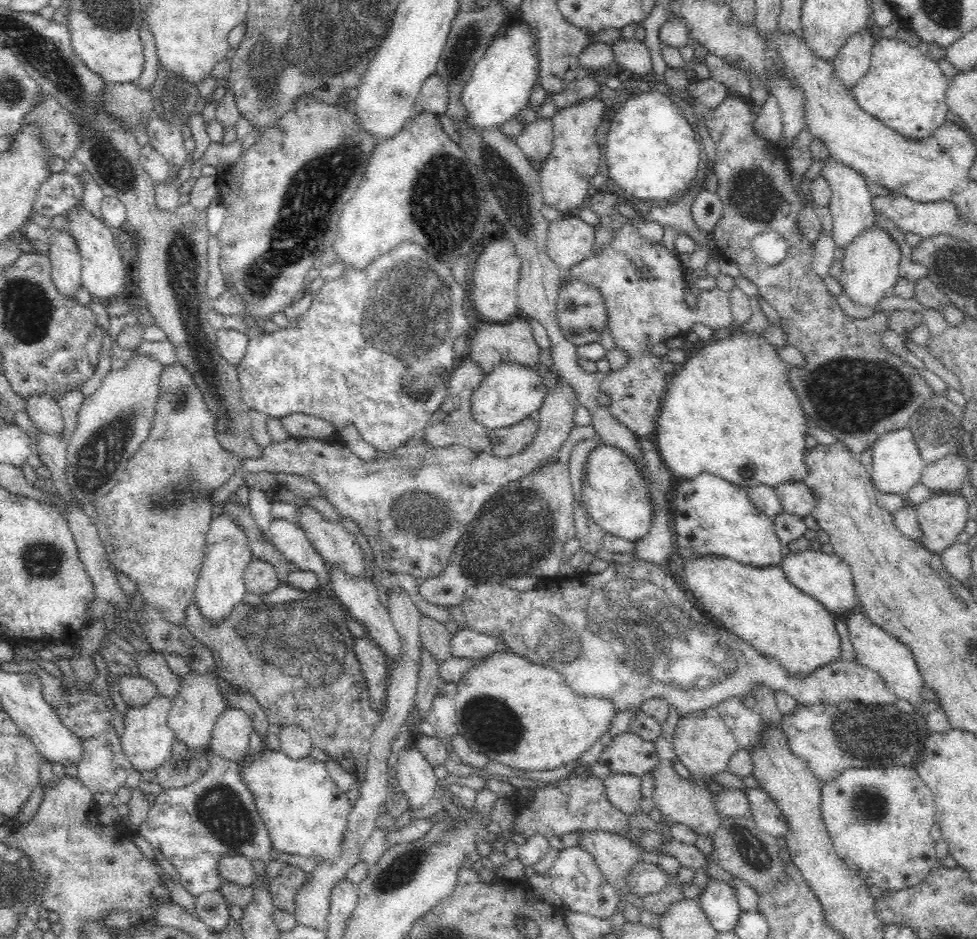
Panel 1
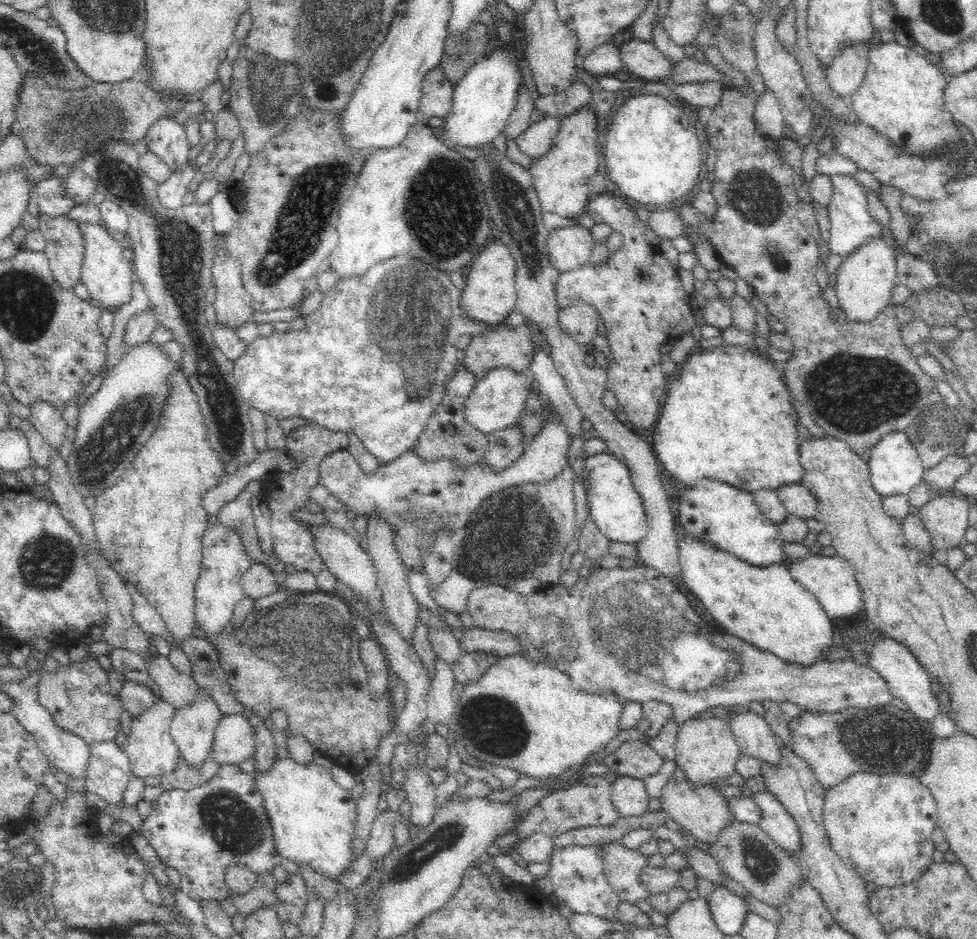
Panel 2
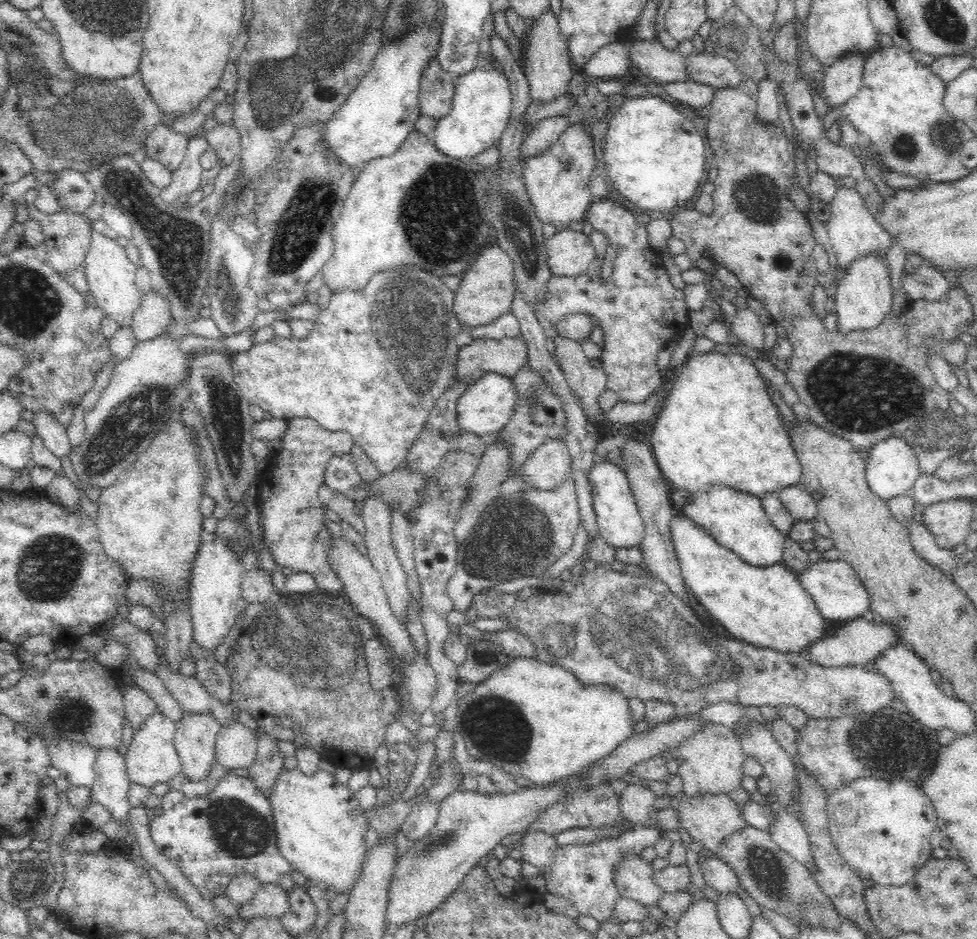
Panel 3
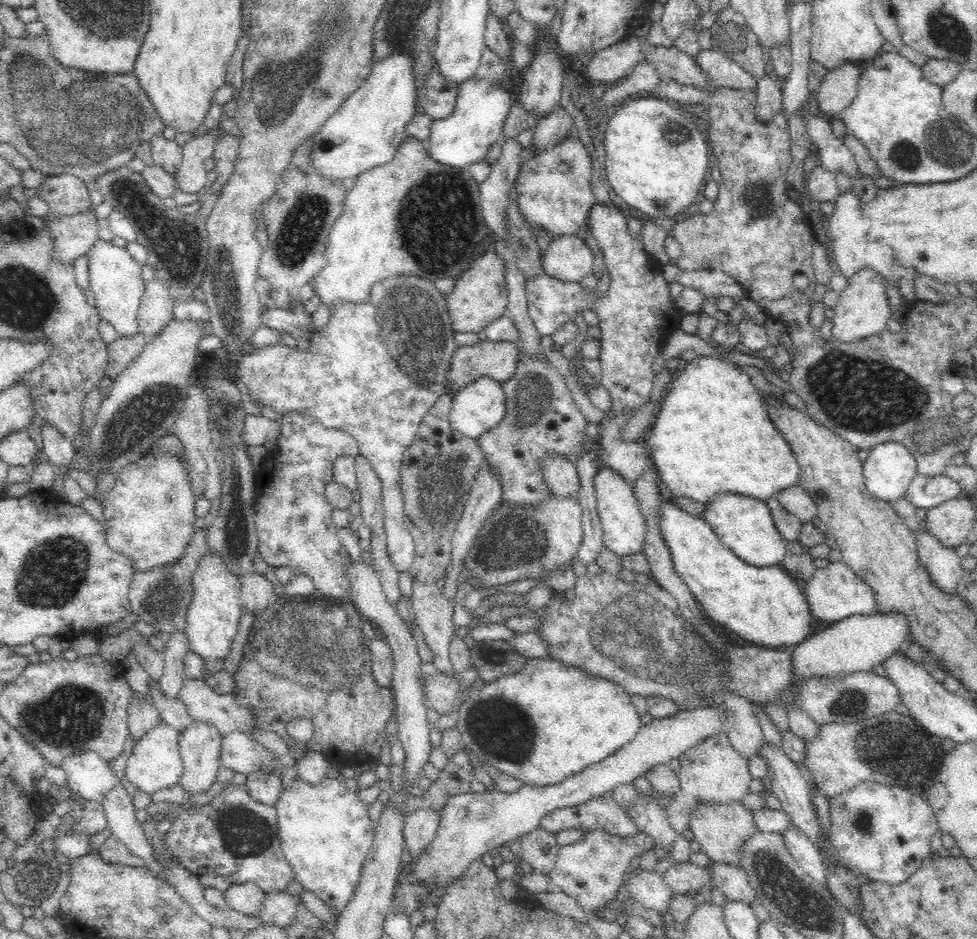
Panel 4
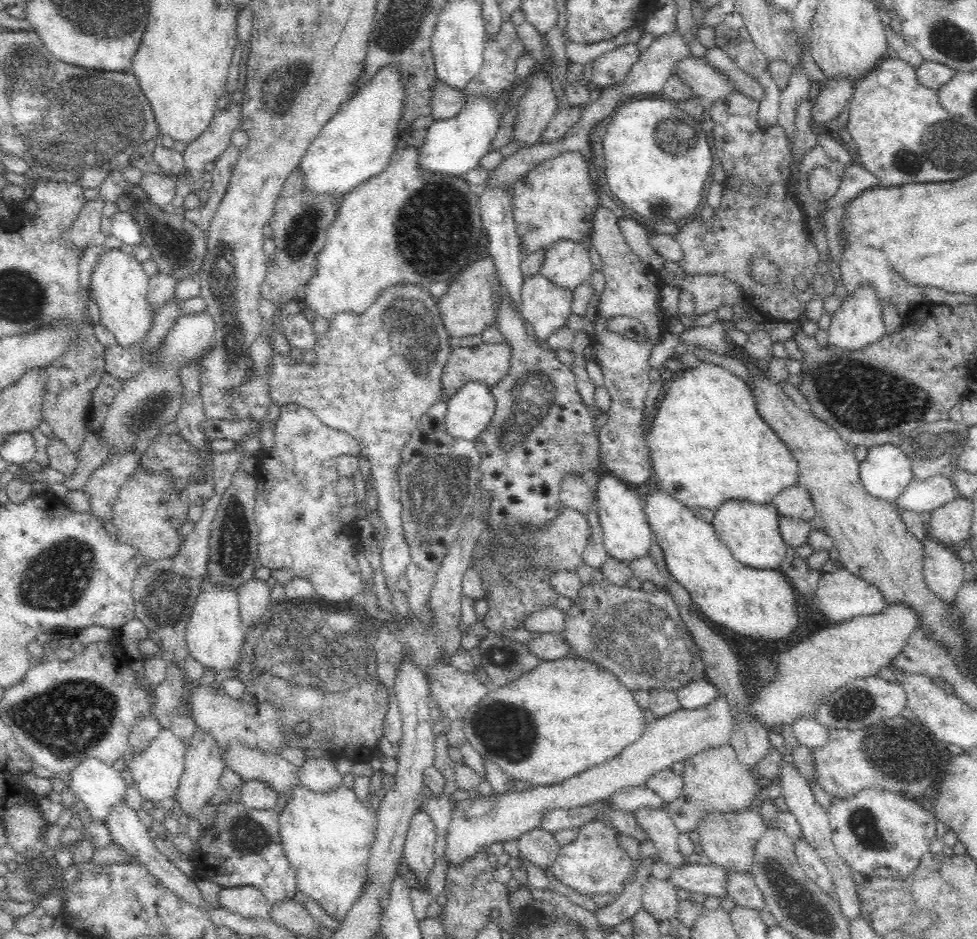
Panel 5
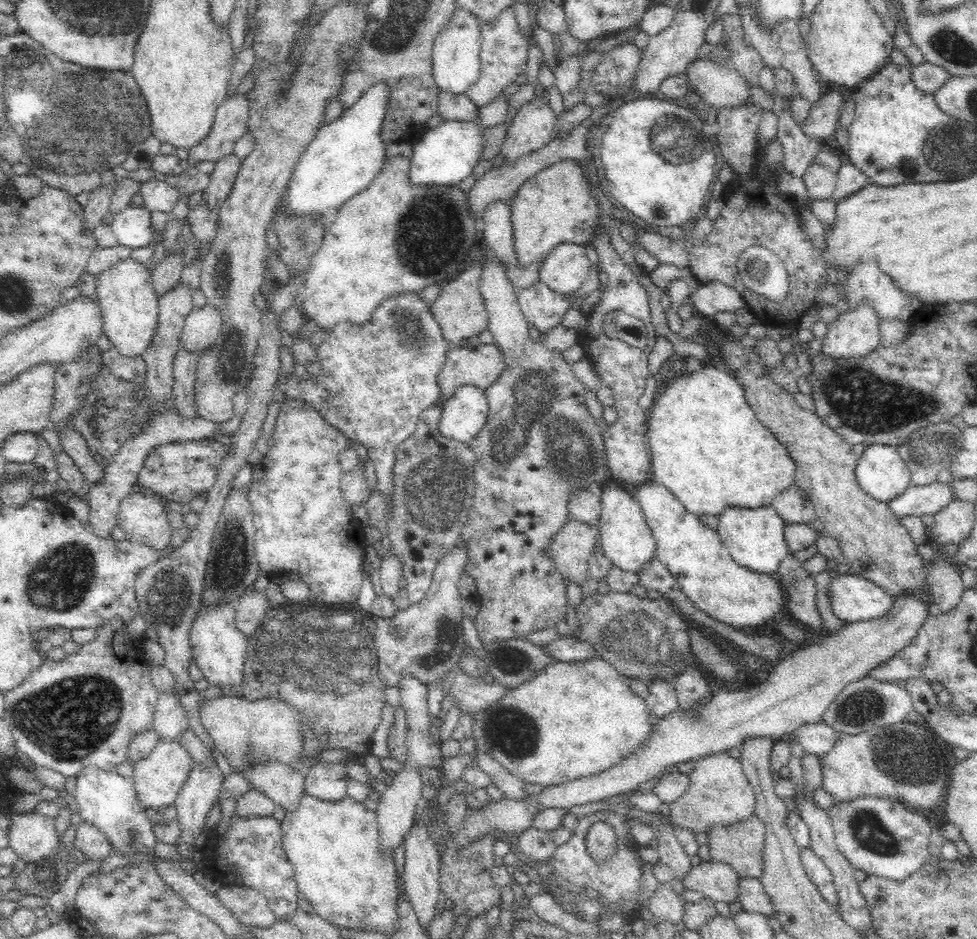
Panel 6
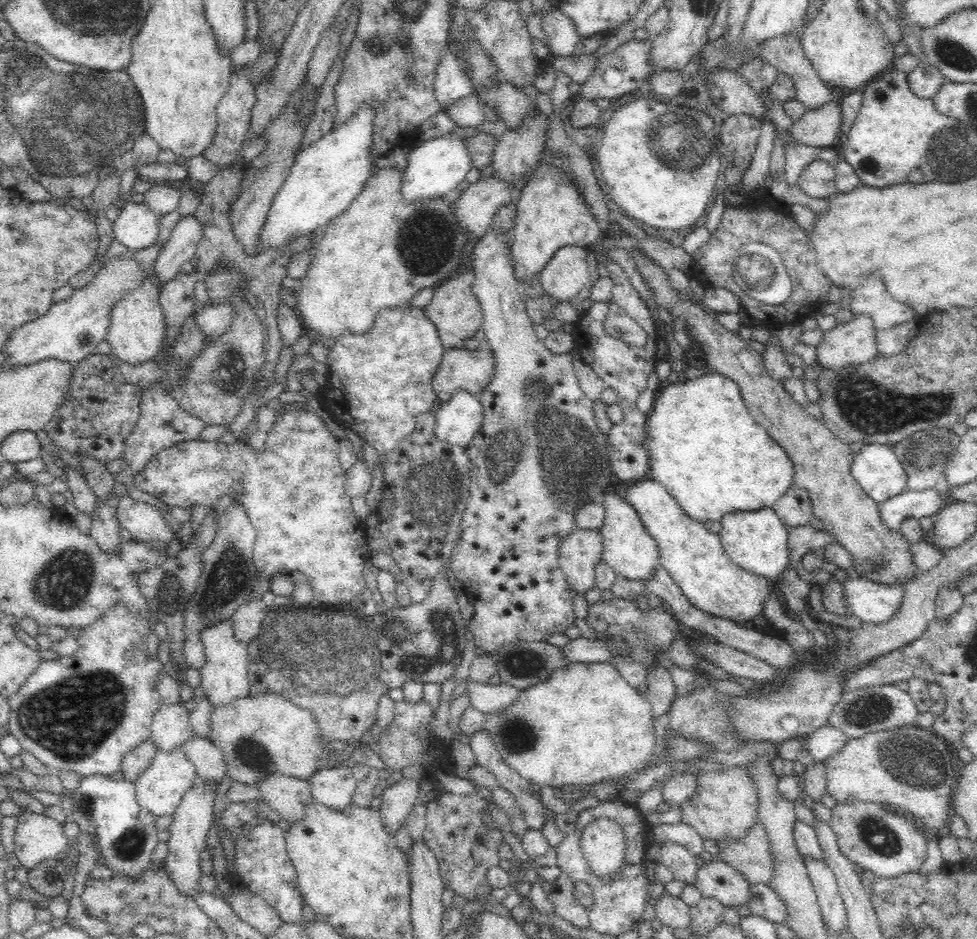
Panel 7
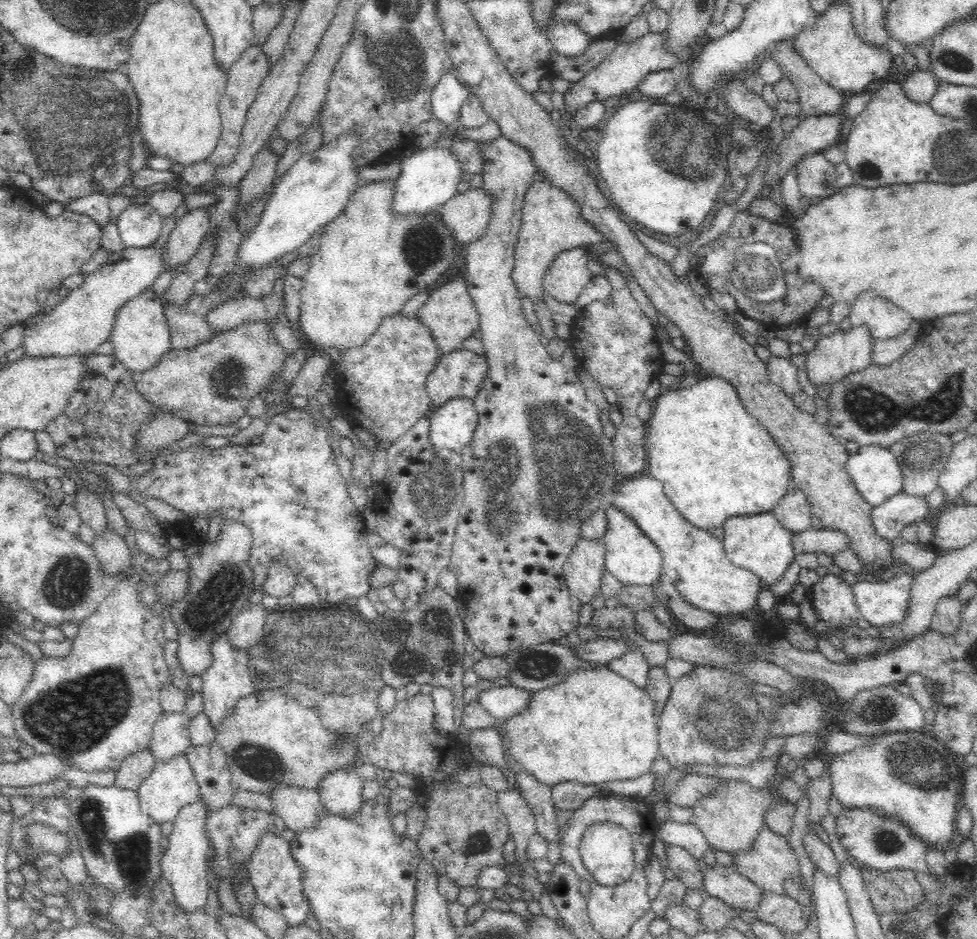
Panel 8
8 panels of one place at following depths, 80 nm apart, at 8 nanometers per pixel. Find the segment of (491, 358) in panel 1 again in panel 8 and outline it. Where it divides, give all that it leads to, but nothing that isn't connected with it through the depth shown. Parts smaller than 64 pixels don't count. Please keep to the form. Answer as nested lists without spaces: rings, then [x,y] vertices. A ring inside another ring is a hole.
[[[462,348],[443,354],[425,384],[431,404],[437,408],[459,396],[474,398],[487,373],[485,355]]]

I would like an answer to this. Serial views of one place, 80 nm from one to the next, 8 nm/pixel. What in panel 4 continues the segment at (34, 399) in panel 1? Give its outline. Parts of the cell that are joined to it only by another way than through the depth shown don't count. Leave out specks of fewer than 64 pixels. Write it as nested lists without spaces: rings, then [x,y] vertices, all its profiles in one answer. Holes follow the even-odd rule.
[[[45,422],[41,428],[41,435],[44,441],[43,452],[47,460],[55,467],[60,466],[62,470],[72,468],[76,451],[71,441],[49,422]]]

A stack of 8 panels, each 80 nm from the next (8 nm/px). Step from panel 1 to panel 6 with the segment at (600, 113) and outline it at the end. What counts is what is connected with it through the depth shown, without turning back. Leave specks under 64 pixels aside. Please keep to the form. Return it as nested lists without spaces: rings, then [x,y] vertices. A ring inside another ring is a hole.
[[[566,158],[528,178],[510,200],[514,233],[514,251],[522,266],[540,263],[560,244],[590,244],[597,234],[600,212],[590,184],[576,160]]]

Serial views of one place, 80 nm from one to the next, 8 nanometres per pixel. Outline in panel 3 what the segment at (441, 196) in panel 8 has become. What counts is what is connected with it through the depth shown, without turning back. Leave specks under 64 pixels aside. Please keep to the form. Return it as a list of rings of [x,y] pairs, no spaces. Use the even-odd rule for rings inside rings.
[[[500,65],[475,67],[456,79],[453,106],[448,115],[436,120],[432,139],[446,156],[468,160],[495,145],[502,136],[513,108],[509,82]]]

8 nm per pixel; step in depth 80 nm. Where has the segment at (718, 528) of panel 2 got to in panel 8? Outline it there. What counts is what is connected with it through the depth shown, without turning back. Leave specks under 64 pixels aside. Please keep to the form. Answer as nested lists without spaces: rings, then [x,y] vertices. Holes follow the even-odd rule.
[[[772,511],[730,518],[724,524],[723,529],[723,547],[730,562],[740,568],[752,571],[760,580],[762,580],[764,587],[778,583],[784,572],[786,572],[786,568],[795,560],[794,547],[790,540],[792,533],[782,527],[782,524],[776,519],[776,516]]]

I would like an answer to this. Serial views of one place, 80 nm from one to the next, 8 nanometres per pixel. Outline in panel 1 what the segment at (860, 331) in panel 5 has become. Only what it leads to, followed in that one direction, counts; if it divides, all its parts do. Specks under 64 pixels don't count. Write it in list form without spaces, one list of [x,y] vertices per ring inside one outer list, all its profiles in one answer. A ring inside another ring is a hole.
[[[874,224],[868,230],[862,230],[856,236],[851,246],[844,249],[842,272],[839,283],[842,290],[854,304],[862,306],[876,306],[878,302],[887,298],[898,285],[900,272],[900,248],[897,243],[883,228]]]

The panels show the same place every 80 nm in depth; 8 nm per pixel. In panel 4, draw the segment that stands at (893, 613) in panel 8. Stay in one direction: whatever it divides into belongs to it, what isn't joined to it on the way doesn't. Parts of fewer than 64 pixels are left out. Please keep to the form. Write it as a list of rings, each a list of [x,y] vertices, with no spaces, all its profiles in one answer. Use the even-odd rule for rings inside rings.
[[[841,560],[830,563],[825,568],[816,568],[810,579],[802,588],[811,613],[816,619],[836,622],[852,615],[876,613],[875,595],[872,588]]]

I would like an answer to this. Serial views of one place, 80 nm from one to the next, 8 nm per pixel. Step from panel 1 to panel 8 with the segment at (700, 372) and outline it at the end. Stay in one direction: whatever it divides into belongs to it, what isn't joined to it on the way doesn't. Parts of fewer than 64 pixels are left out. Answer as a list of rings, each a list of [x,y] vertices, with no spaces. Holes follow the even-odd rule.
[[[704,375],[690,388],[662,389],[652,402],[646,429],[646,473],[663,485],[676,511],[696,528],[723,528],[730,518],[773,511],[790,486],[791,463],[768,431],[750,416],[735,388],[724,378]]]

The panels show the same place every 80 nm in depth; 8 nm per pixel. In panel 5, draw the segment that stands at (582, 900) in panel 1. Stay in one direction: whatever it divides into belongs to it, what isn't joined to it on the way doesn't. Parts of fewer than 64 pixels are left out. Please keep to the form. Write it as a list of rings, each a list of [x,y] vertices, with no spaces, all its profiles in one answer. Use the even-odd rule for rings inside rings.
[[[596,817],[585,822],[577,830],[576,838],[566,846],[559,848],[556,860],[549,869],[560,882],[580,892],[580,894],[615,894],[624,890],[624,882],[632,875],[632,858],[616,841],[616,829],[606,819]]]

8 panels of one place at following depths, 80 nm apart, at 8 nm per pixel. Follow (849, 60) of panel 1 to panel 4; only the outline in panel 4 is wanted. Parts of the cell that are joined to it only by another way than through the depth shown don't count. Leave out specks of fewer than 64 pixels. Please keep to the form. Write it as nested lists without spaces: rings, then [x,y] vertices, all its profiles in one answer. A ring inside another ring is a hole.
[[[844,62],[829,69],[818,92],[818,111],[826,117],[842,113],[856,97],[863,67],[853,62]]]

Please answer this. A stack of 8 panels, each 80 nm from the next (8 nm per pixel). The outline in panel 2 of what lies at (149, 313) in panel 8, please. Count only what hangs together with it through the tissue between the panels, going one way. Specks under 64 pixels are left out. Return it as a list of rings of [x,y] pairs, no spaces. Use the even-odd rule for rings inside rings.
[[[78,222],[78,227],[80,227],[85,240],[81,281],[89,290],[91,298],[100,302],[100,308],[107,308],[115,312],[122,304],[130,302],[132,283],[135,280],[133,265],[123,256],[125,246],[121,240],[113,238],[99,224]]]

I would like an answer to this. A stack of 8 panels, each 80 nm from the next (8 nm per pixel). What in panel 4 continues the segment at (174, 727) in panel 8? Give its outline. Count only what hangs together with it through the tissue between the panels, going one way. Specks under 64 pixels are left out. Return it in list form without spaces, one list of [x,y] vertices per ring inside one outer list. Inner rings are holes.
[[[176,630],[165,641],[163,651],[164,670],[163,675],[157,680],[160,692],[172,700],[178,699],[184,682],[184,663],[190,655],[187,634],[182,630]]]

